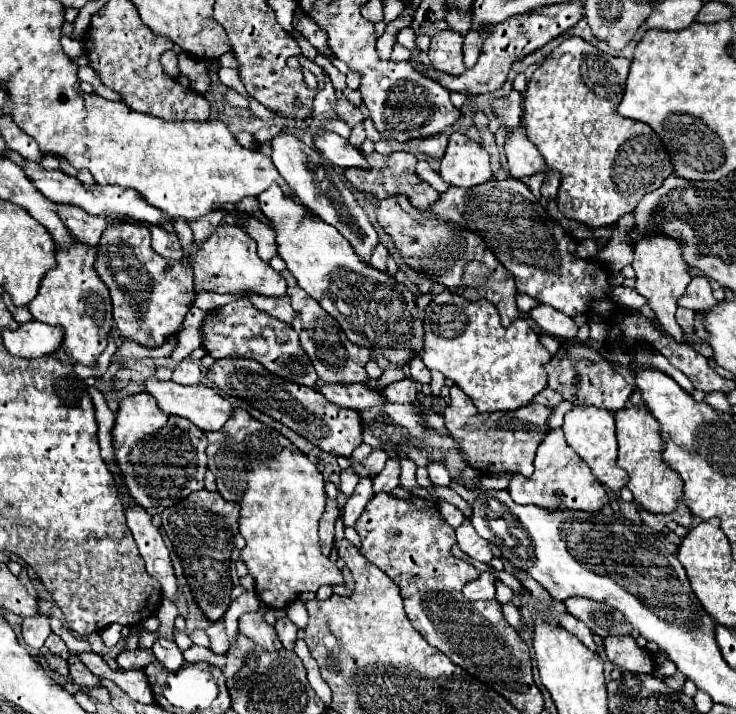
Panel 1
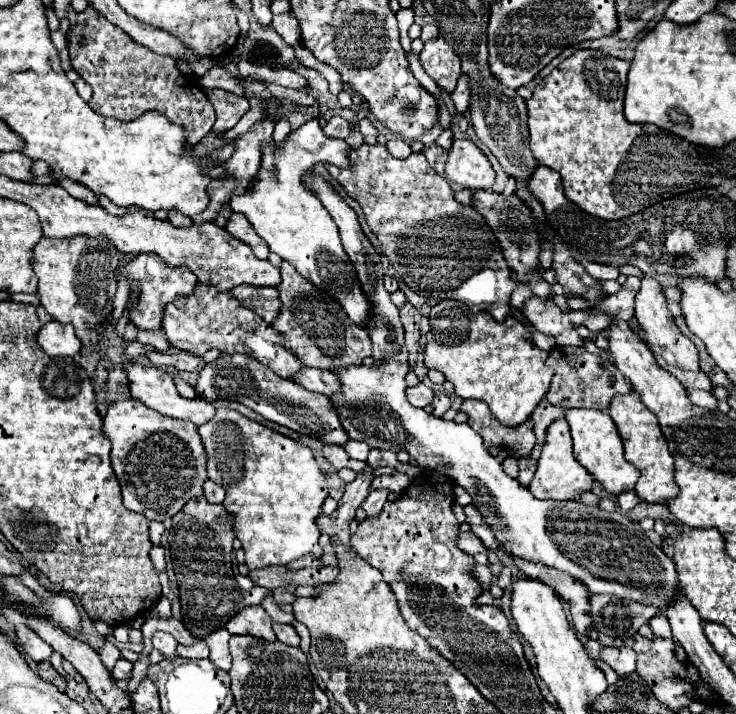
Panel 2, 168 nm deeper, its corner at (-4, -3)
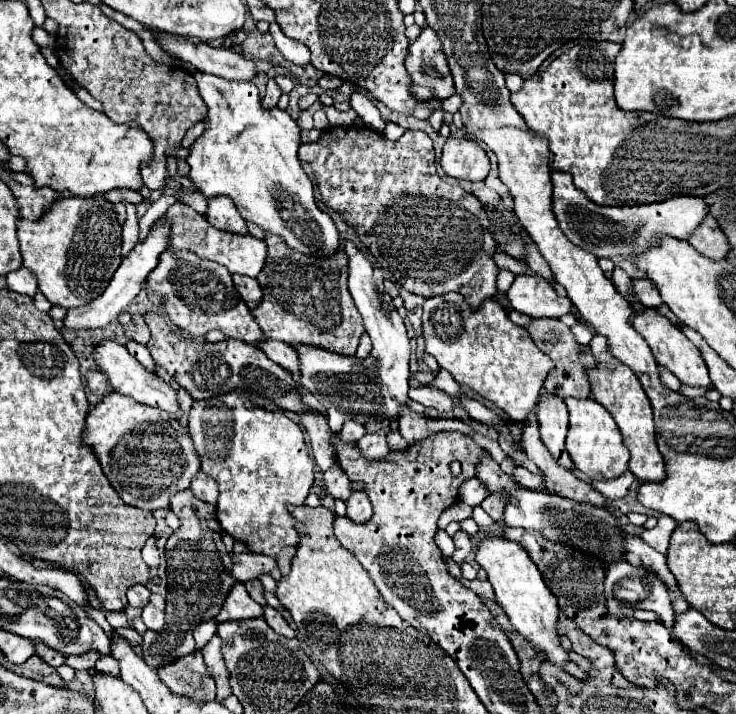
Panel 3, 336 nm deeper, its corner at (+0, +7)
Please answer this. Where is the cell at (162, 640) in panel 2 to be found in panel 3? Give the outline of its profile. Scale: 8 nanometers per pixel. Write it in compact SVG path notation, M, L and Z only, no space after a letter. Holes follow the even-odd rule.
M150 603L142 609L142 621L144 621L144 625L150 629L150 631L154 631L154 633L158 633L158 631L162 631L162 627L164 627L164 611L160 611L160 609L156 609L156 607L152 607Z

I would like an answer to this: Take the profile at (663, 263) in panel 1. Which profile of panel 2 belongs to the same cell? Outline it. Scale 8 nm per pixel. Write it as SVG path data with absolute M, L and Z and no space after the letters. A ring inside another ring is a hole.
M642 279L642 287L640 287L638 295L636 295L636 319L638 319L638 323L640 323L642 331L644 331L646 345L650 347L656 363L662 369L672 373L688 389L710 391L714 387L712 381L708 379L708 375L700 369L700 357L698 357L696 345L678 331L678 327L674 323L674 317L670 315L670 311L666 307L666 297L664 297L662 287L658 285L658 281Z

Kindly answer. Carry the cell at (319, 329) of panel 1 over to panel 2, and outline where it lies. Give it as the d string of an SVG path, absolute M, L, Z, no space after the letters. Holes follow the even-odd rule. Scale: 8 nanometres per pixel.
M282 261L280 265L282 283L276 287L282 307L280 315L272 321L278 333L284 335L284 347L296 353L296 357L308 365L318 369L340 369L348 365L362 365L364 357L370 357L372 343L368 331L356 323L352 323L344 309L326 291L320 291L304 279L290 263Z

